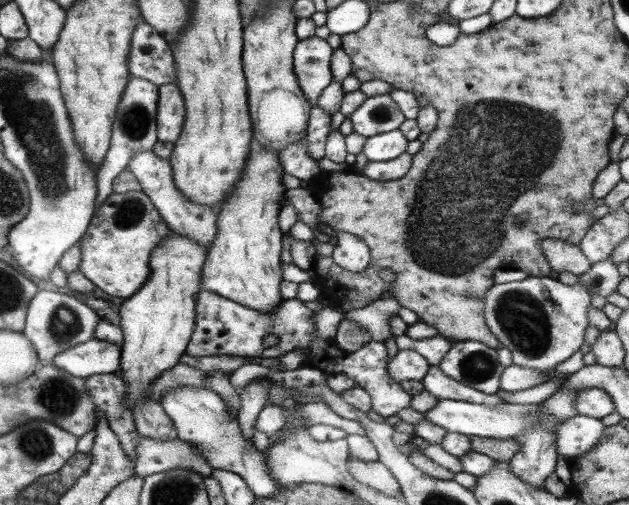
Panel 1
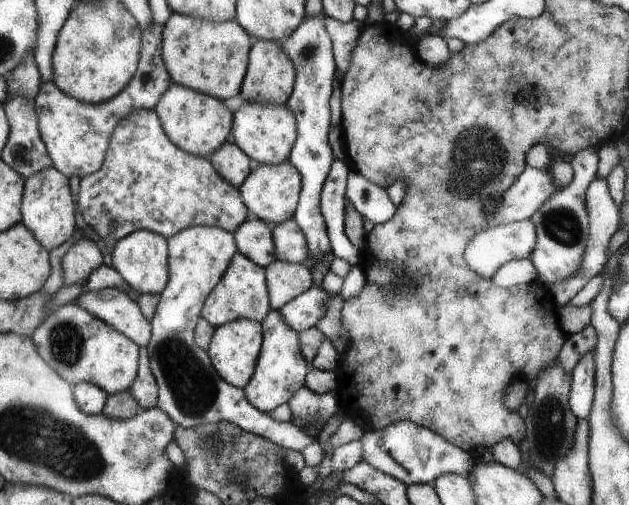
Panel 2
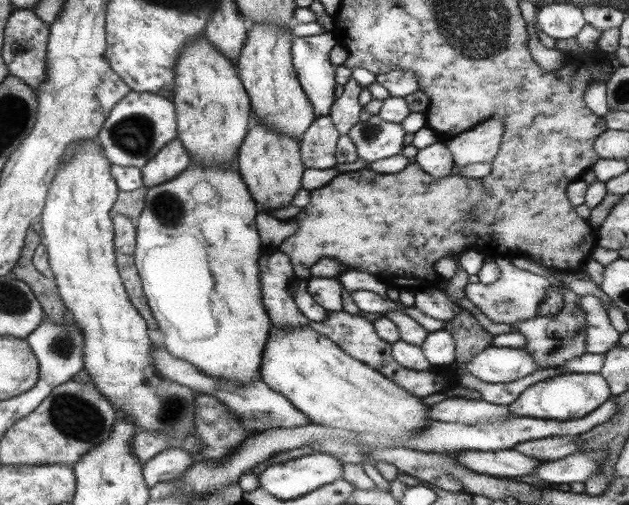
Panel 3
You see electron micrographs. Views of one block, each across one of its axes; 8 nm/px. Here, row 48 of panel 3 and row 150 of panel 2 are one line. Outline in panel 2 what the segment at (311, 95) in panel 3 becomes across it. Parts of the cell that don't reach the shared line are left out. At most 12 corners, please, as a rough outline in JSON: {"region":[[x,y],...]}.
{"region":[[323,12],[279,42],[295,69],[284,104],[301,177],[292,219],[309,270],[330,250],[319,208],[335,162],[327,135],[336,70]]}

